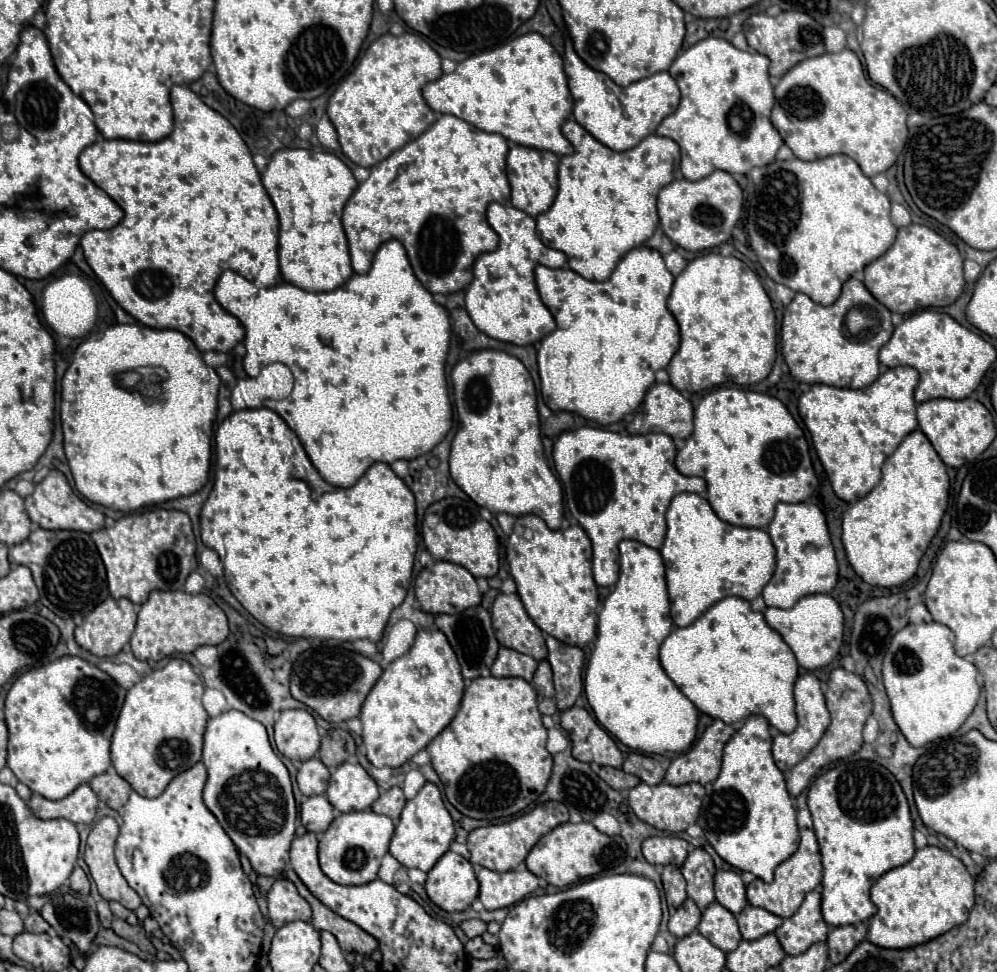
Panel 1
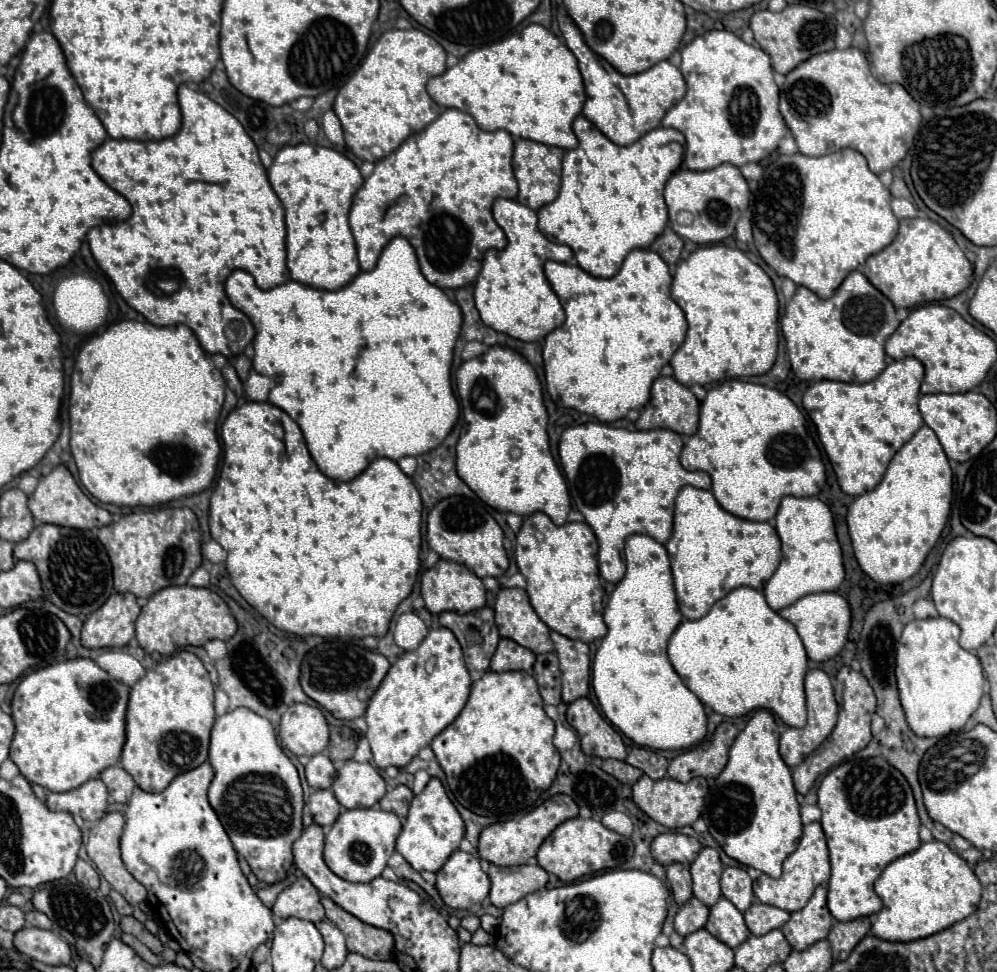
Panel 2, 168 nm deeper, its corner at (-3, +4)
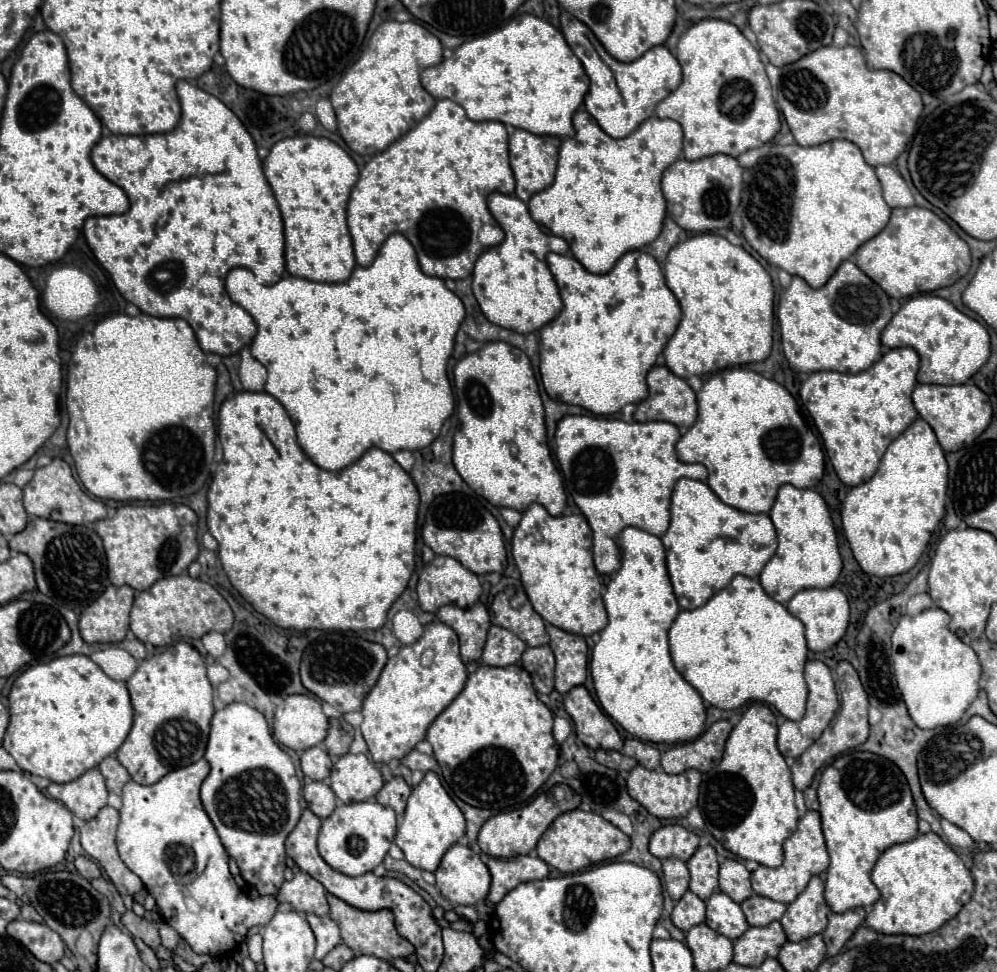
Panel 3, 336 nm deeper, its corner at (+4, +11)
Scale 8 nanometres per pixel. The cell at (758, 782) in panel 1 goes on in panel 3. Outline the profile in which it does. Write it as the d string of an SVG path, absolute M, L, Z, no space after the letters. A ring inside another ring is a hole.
M754 702L741 716L739 724L727 738L725 754L719 766L715 766L699 794L699 810L705 818L705 828L735 856L743 860L755 860L763 866L777 868L783 862L783 842L797 830L797 808L791 768L777 750L777 718L769 706Z

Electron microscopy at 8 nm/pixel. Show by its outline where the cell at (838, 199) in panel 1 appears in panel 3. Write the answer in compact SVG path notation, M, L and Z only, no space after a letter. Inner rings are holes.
M831 140L811 148L769 146L767 154L745 174L739 212L749 246L769 264L801 276L811 288L821 288L843 260L885 228L891 216L875 170L849 140Z

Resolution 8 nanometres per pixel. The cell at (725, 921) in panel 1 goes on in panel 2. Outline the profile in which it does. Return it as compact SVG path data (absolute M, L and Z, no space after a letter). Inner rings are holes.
M720 897L718 903L710 907L706 931L732 949L736 949L744 939L750 937L750 931L744 923L742 913L724 897Z

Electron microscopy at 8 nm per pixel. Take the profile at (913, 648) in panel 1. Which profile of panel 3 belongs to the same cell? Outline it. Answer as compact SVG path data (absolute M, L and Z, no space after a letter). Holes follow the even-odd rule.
M931 608L931 610L919 612L917 616L903 616L893 631L895 678L897 678L899 690L903 694L903 700L907 704L907 710L909 710L913 722L925 730L955 724L963 716L963 712L969 708L969 704L977 698L977 692L979 692L981 664L977 660L977 654L973 652L971 646L961 642L949 630L949 620L951 618L945 610Z

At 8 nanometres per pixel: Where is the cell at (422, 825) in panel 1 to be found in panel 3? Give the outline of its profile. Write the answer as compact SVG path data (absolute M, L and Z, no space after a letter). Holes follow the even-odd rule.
M427 772L423 782L413 788L413 792L407 800L403 824L397 828L395 844L403 850L405 860L409 864L413 864L415 868L421 868L421 870L435 872L443 854L453 844L457 844L463 836L465 836L463 812L459 810L459 806L453 802L453 798L443 788L439 776L435 772Z

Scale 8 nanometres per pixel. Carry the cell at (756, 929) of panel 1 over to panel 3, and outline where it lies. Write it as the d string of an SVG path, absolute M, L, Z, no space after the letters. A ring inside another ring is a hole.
M751 896L741 902L743 914L751 926L767 926L773 920L781 920L787 906L783 902L775 902L765 896Z

